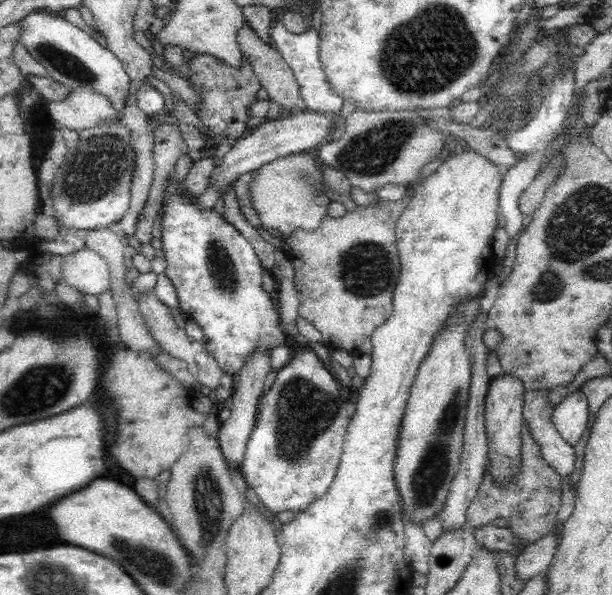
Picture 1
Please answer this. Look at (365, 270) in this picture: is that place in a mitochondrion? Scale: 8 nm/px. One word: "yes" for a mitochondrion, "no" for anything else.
yes

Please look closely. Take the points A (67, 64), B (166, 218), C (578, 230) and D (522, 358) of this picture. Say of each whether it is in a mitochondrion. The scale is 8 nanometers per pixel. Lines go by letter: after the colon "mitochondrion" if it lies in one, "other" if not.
A: mitochondrion
B: other
C: mitochondrion
D: other

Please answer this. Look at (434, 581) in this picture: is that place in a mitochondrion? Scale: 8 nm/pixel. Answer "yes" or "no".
no

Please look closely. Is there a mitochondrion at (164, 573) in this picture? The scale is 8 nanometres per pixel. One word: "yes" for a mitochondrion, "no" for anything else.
yes

